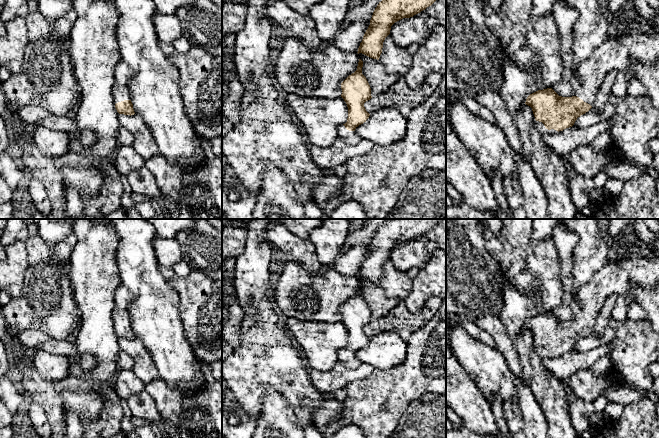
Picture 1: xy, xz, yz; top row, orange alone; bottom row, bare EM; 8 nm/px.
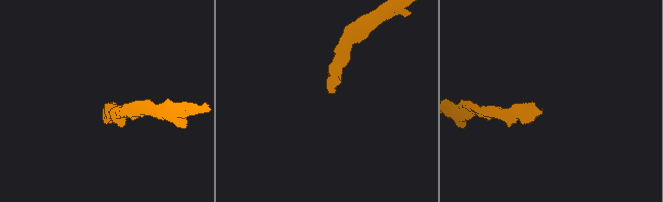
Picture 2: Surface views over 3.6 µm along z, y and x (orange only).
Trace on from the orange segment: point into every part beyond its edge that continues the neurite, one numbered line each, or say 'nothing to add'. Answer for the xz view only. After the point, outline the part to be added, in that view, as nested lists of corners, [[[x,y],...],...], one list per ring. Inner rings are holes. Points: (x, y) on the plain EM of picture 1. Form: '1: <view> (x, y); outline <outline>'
1: xz (350, 361); outline [[[344,349],[338,351],[338,363],[352,369],[357,368],[362,364],[355,355],[347,354]]]

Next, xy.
1: xy (121, 315); outline [[[120,284],[115,291],[115,303],[112,310],[114,327],[131,324],[130,310],[133,305],[133,294],[125,285]]]

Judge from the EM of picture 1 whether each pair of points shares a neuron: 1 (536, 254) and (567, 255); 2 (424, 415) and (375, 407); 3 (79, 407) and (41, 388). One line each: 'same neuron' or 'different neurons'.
1: different neurons
2: different neurons
3: different neurons

